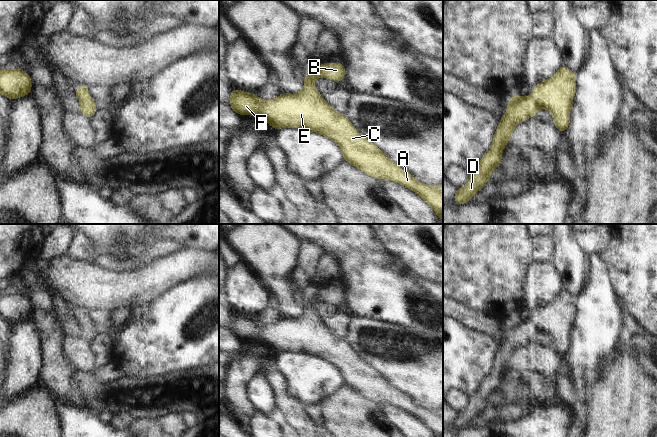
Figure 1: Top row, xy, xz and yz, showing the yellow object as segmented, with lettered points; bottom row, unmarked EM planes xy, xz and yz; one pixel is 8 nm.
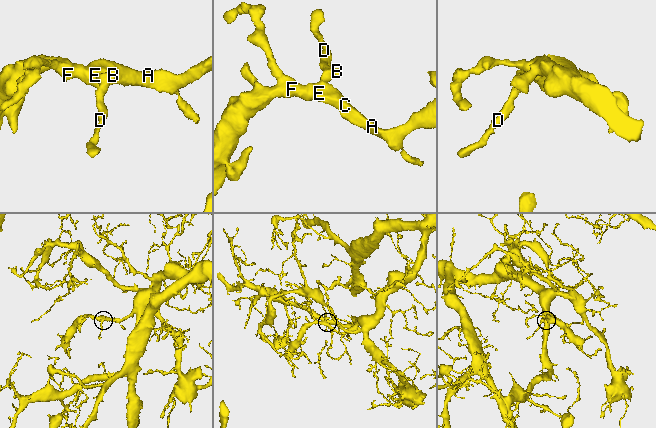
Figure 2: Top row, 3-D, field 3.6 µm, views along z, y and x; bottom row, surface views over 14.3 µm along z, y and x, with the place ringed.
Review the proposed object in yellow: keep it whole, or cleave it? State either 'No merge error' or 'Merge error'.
No merge error

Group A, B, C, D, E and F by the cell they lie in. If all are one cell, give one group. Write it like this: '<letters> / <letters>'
A B C D E F

